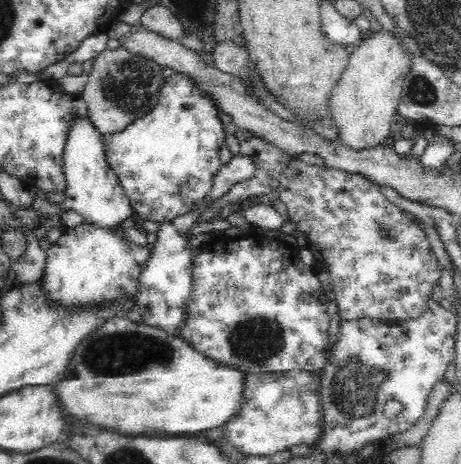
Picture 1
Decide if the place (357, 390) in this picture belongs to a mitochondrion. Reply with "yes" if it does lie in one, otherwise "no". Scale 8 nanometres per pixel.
yes

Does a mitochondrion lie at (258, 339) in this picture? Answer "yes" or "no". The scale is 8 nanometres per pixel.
yes

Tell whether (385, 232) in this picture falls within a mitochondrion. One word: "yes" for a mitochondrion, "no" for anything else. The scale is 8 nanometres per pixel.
yes

